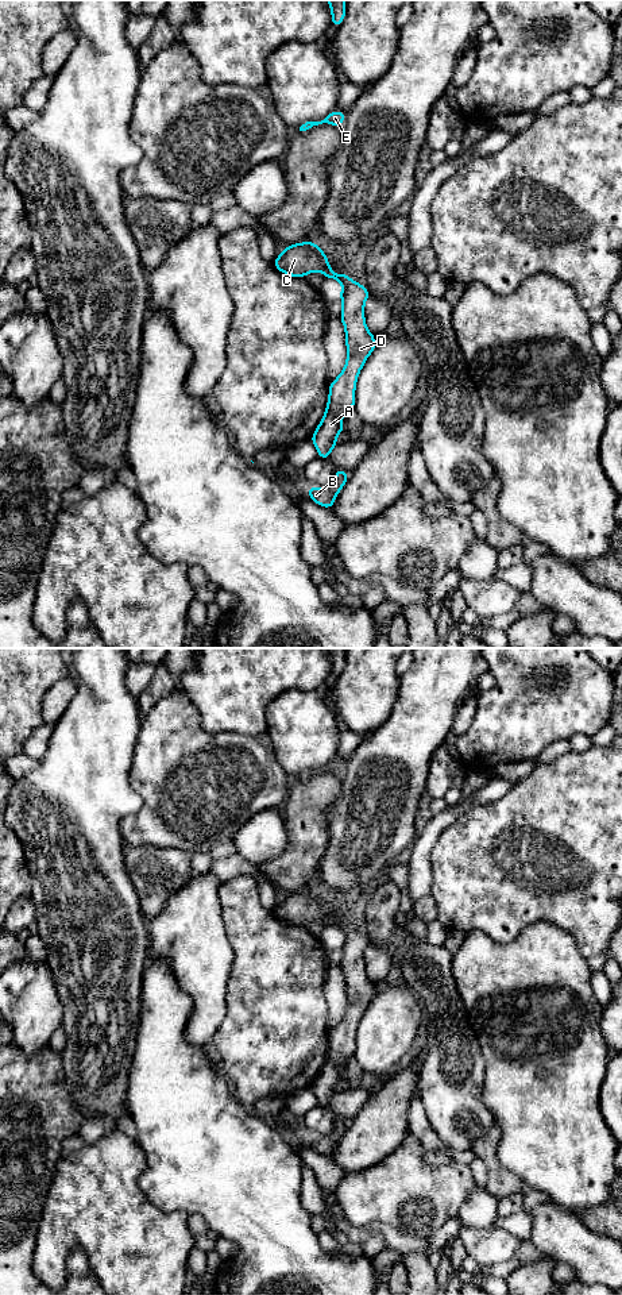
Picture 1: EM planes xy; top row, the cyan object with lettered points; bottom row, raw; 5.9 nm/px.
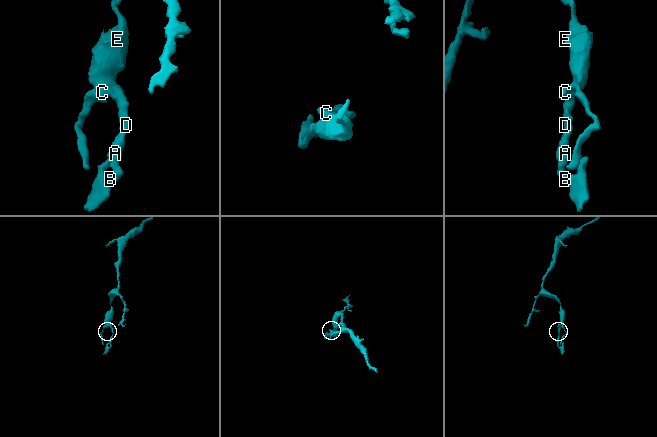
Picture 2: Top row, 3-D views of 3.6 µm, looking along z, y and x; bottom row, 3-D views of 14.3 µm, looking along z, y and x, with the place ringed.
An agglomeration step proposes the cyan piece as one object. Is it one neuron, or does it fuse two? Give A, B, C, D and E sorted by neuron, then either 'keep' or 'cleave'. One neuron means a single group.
A B C D E; keep

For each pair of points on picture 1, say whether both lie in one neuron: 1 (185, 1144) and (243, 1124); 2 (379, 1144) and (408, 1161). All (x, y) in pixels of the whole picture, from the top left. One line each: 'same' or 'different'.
1: same
2: different

